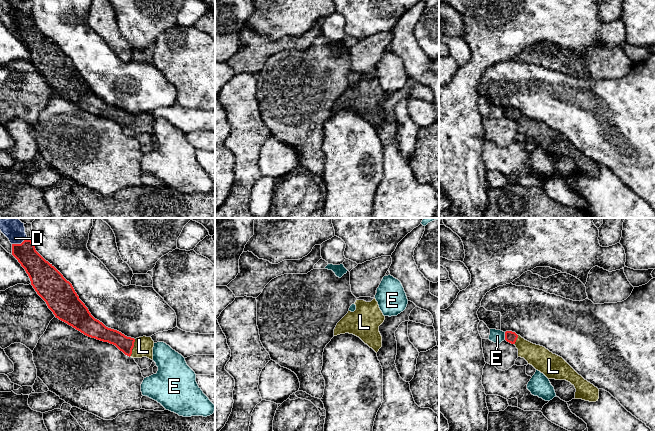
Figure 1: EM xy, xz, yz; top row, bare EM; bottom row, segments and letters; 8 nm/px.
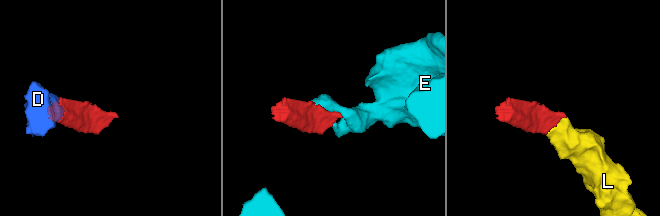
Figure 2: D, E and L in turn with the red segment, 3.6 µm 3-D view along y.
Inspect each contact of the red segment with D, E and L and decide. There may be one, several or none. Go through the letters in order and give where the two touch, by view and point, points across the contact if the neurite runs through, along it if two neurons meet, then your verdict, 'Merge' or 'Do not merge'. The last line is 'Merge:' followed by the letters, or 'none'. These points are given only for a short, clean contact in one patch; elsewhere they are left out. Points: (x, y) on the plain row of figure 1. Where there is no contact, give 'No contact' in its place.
D: Touches red at xy (19, 20). Path across: xy (37, 44), (19, 20), (15, 9). Merge
E: Touches red at yz (505, 112). Do not merge
L: Touches red at xy (132, 124). Merge
Merge: D, L

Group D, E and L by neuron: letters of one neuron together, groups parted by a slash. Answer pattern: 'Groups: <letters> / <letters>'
Groups: D L / E

